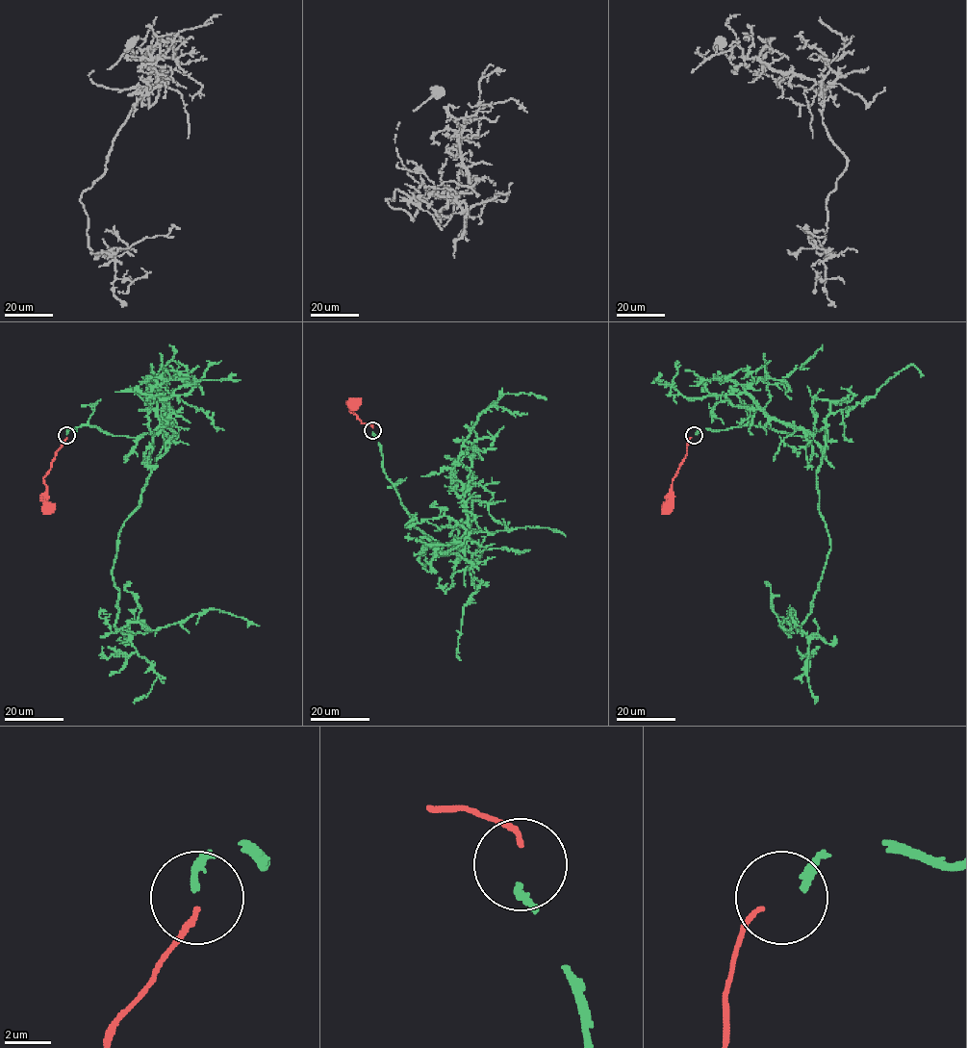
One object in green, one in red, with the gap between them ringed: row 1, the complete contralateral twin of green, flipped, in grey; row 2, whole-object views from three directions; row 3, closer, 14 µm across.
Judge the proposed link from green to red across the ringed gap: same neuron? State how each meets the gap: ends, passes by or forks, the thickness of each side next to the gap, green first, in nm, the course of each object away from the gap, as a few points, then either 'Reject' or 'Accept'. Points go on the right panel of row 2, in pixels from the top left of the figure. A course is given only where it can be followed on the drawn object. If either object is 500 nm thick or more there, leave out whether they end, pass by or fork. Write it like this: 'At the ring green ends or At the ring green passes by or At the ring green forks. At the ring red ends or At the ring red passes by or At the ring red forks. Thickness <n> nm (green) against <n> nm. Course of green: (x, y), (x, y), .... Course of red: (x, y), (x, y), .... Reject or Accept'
At the ring green ends. At the ring red ends. Thickness 320 nm (green) against 220 nm. Course of green: (696, 435), (749, 424), (807, 438), (826, 432), (817, 484), (830, 550), (805, 634), (790, 611), (800, 626). Course of red: (692, 437), (687, 444), (685, 457), (673, 478), (670, 507), (667, 508). Reject

